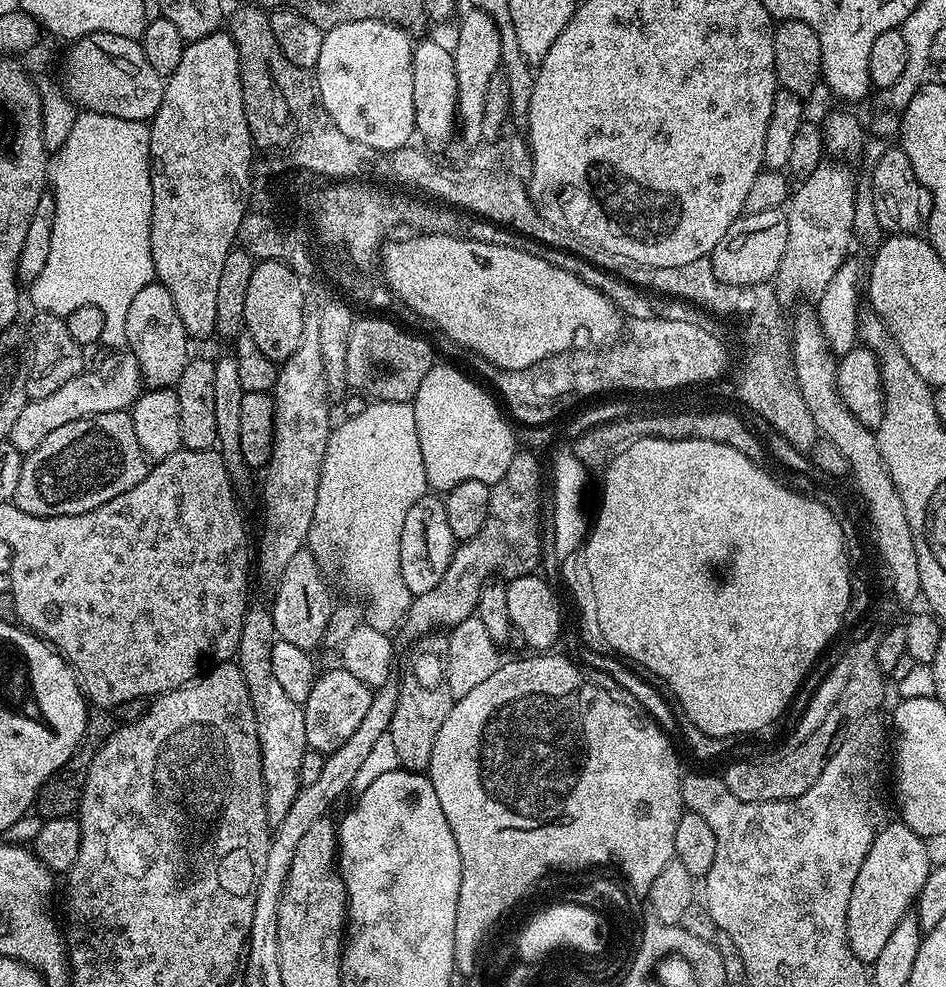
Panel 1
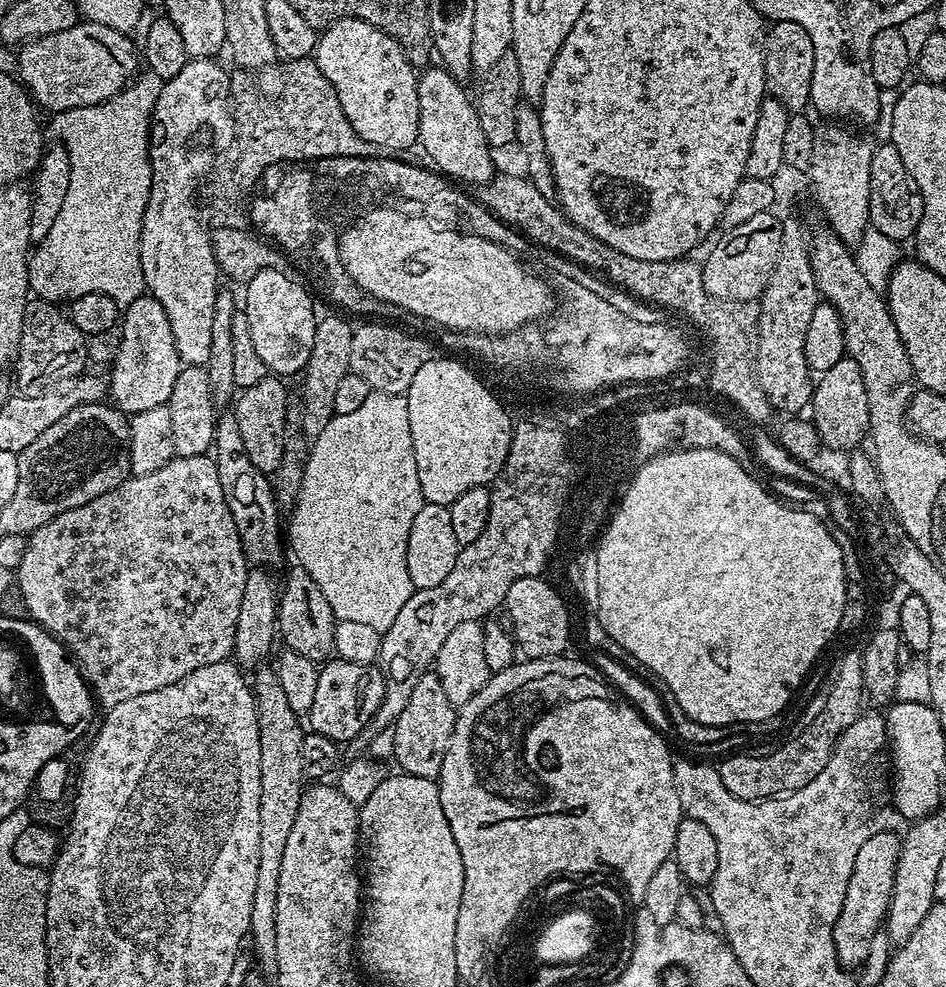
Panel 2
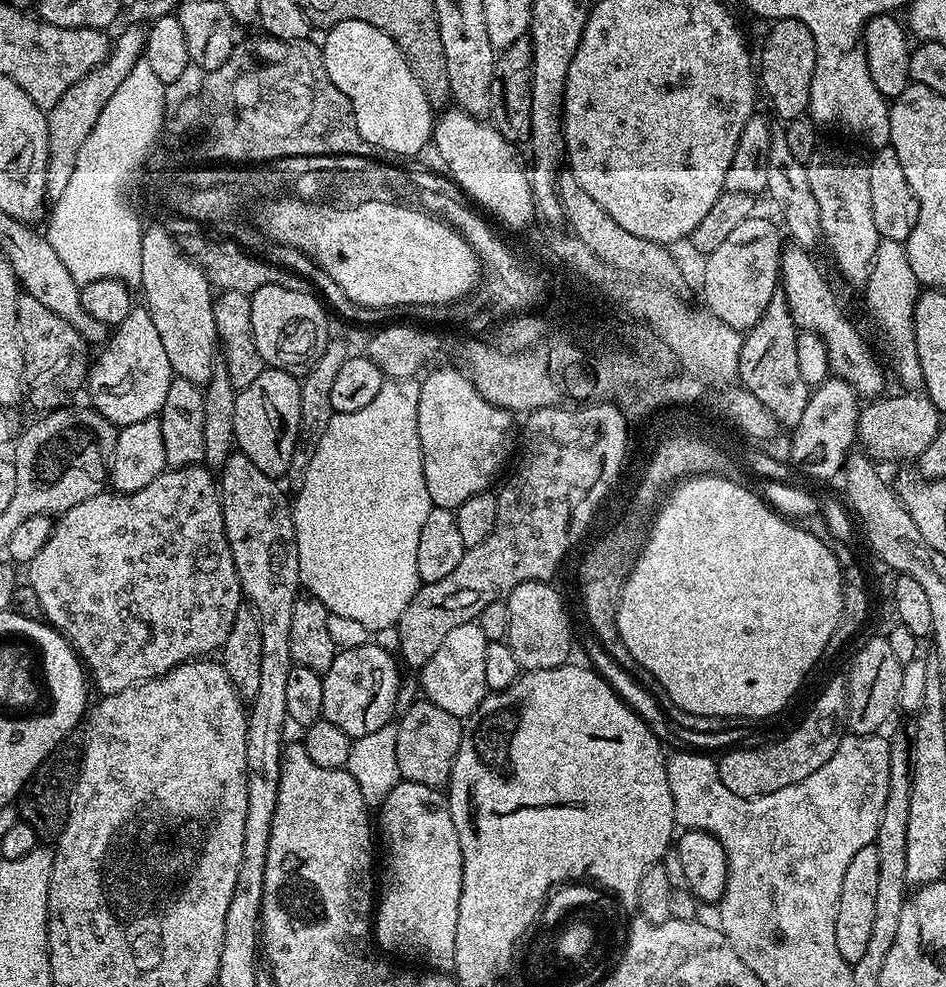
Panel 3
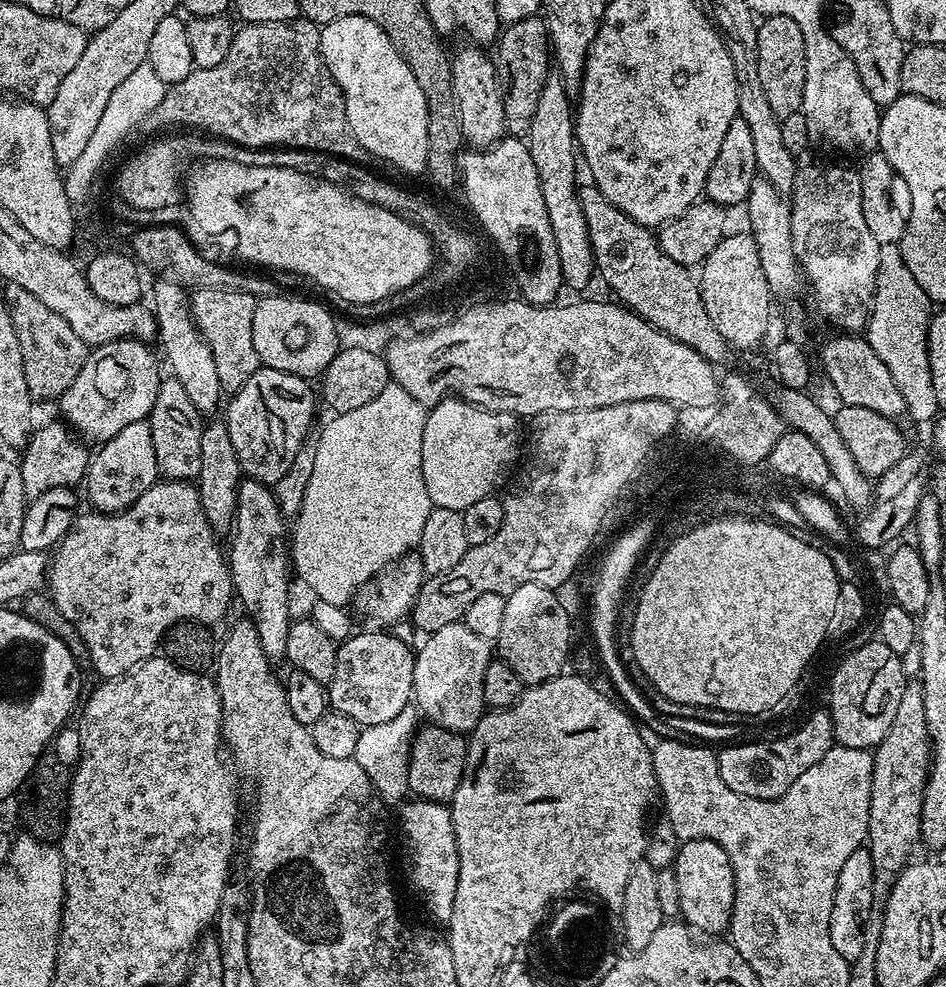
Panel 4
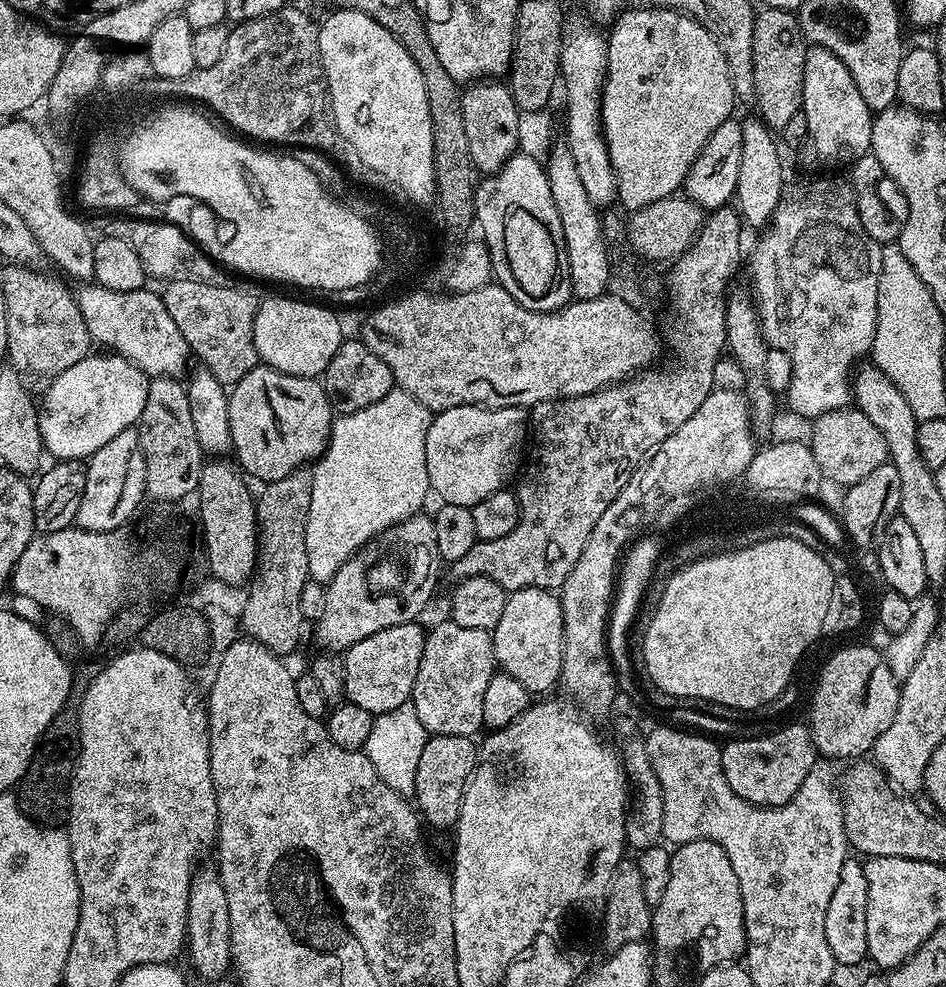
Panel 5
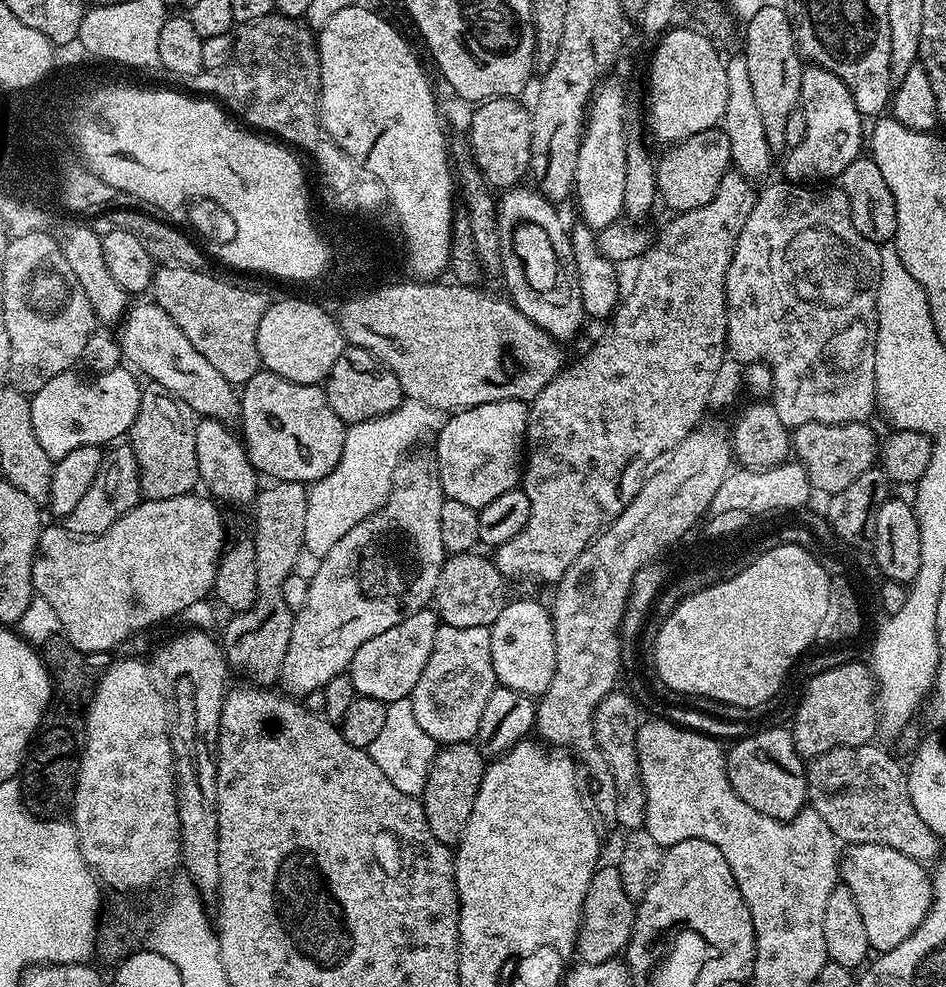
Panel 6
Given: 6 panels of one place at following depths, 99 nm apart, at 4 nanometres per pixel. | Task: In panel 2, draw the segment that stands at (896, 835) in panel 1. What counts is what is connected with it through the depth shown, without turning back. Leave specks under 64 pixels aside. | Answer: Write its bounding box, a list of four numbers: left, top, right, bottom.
[834,830,901,970]

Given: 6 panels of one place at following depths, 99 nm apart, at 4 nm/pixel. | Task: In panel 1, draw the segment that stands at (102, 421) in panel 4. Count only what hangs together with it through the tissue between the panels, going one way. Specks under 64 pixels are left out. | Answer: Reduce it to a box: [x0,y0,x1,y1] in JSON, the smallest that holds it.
[126,282,190,388]

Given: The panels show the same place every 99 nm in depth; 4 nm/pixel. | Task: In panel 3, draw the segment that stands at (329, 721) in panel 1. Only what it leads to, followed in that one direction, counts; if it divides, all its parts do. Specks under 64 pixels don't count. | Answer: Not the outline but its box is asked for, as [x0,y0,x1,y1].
[323,642,400,738]

